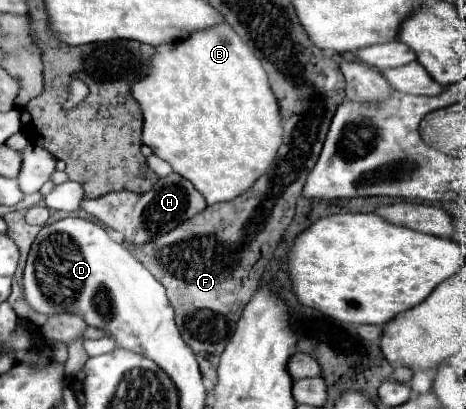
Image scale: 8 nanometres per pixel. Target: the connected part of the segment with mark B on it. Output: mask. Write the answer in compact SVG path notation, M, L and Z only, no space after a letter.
M226 23L212 25L206 31L194 31L186 39L168 45L170 47L156 47L152 67L132 85L132 97L140 103L144 115L142 143L148 145L154 155L168 161L178 175L192 181L208 205L230 201L254 185L282 143L280 111L266 71L248 45Z

